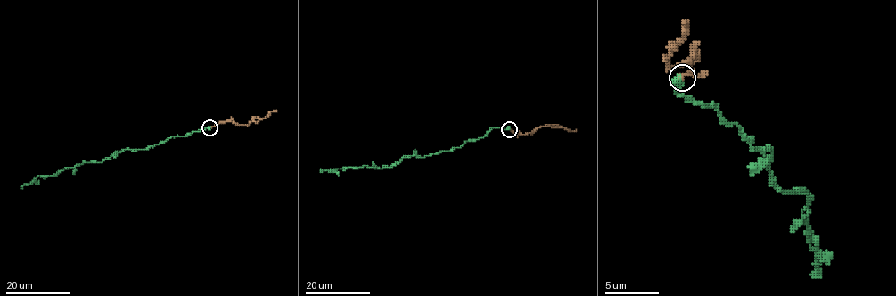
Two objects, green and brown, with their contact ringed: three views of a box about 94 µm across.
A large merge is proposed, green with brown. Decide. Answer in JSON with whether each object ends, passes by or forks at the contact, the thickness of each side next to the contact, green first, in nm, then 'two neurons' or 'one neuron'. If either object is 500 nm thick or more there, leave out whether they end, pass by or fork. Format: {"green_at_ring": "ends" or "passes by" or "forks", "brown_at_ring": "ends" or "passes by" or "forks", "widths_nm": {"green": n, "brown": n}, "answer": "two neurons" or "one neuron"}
{"widths_nm": {"green": 600, "brown": 200}, "answer": "one neuron"}

